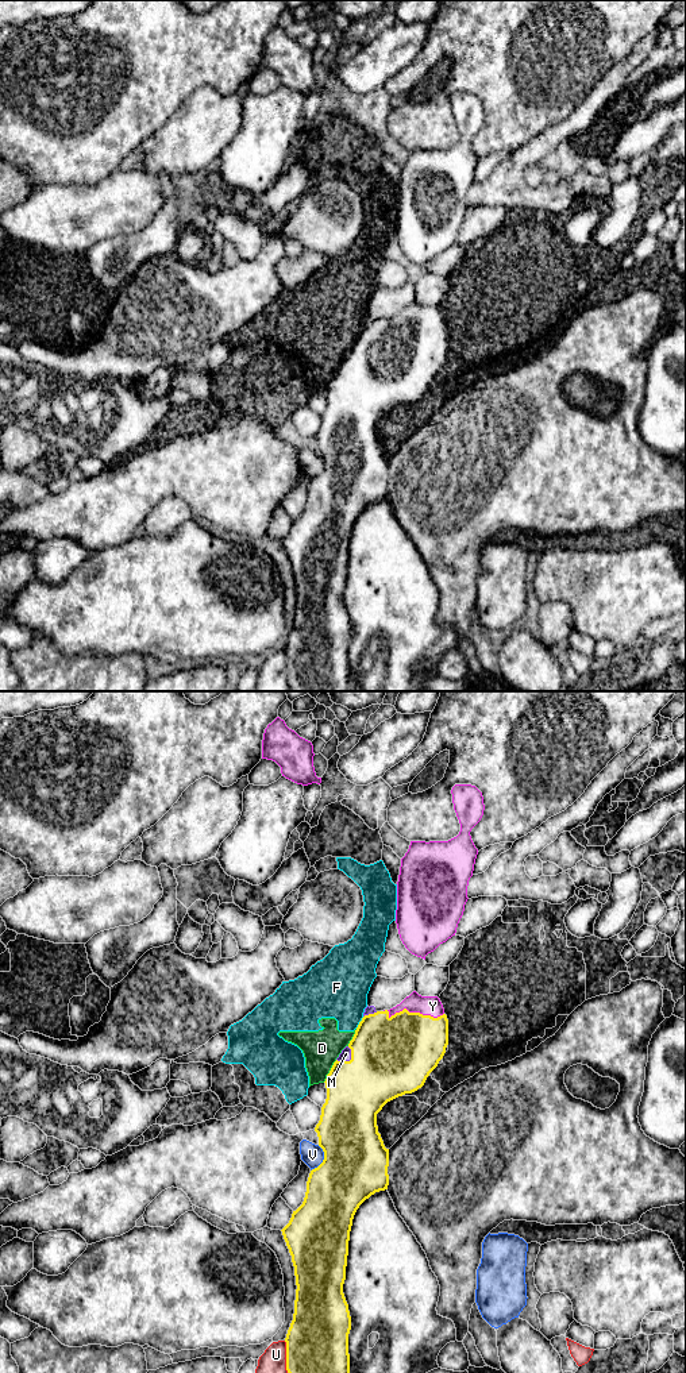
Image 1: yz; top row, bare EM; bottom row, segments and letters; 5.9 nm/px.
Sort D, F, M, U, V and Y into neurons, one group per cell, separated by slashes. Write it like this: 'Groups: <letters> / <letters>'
Groups: D F / M / U / V / Y

